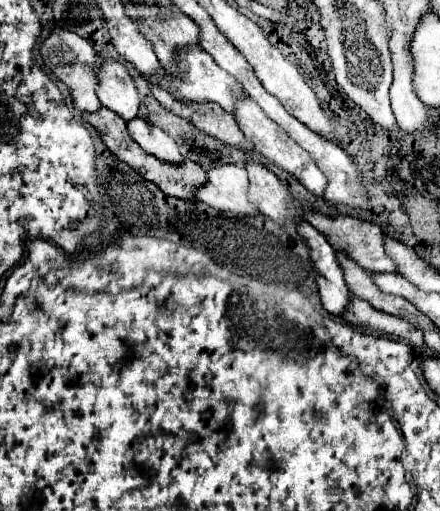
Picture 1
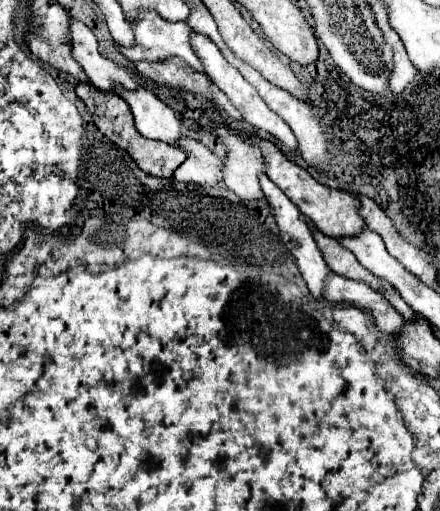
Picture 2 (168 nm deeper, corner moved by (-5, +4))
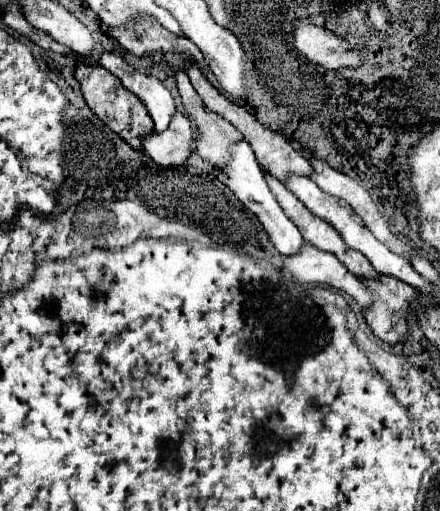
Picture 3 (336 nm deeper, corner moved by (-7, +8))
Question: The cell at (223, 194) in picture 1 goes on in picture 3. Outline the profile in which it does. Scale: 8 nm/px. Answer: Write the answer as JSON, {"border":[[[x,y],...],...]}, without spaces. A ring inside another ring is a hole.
{"border":[[[177,112],[165,132],[151,132],[143,136],[143,150],[161,166],[177,166],[183,164],[195,150],[193,138],[195,134],[189,118]]]}

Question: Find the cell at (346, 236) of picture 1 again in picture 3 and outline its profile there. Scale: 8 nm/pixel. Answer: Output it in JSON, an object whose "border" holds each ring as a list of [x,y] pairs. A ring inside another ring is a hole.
{"border":[[[187,64],[187,70],[185,70],[185,72],[187,72],[187,76],[191,78],[191,84],[193,84],[193,88],[197,90],[197,94],[201,96],[201,100],[205,102],[205,106],[207,106],[209,110],[217,112],[219,116],[223,116],[225,120],[229,120],[229,122],[243,134],[243,138],[251,144],[251,148],[253,148],[259,164],[261,164],[271,176],[275,176],[275,178],[279,178],[279,180],[283,182],[291,172],[301,174],[301,176],[309,176],[309,174],[311,174],[311,164],[309,164],[307,160],[303,160],[303,156],[301,156],[297,150],[293,150],[293,148],[289,146],[289,142],[287,142],[281,134],[277,134],[277,132],[273,132],[271,128],[259,124],[259,120],[257,120],[245,106],[241,106],[241,104],[231,102],[229,98],[225,98],[225,96],[205,78],[205,74],[203,74],[199,68],[195,68],[195,64]]]}

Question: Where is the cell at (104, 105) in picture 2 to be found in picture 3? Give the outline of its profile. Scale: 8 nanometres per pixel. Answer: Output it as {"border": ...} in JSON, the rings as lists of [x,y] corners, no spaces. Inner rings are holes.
{"border":[[[79,64],[75,70],[75,76],[77,76],[77,82],[81,86],[81,94],[87,102],[87,106],[97,114],[97,118],[103,120],[111,130],[115,130],[131,148],[143,150],[141,136],[153,132],[151,116],[147,116],[143,102],[133,92],[127,92],[123,88],[123,84],[119,84],[119,80],[115,76],[111,76],[99,64],[93,64],[93,66],[91,64]]]}

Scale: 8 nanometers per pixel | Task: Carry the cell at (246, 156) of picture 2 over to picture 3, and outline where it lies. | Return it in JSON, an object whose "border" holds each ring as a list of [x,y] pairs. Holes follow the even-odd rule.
{"border":[[[183,70],[175,72],[177,88],[181,94],[183,108],[187,110],[189,118],[197,124],[197,152],[201,158],[209,160],[213,166],[227,164],[229,156],[229,146],[237,140],[243,140],[241,132],[221,118],[219,114],[211,112],[205,108],[205,104],[199,100],[199,94],[189,82],[189,76]]]}

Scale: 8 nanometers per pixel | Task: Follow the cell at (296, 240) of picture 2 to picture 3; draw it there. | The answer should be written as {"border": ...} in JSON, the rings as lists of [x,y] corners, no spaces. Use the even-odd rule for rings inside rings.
{"border":[[[245,140],[233,144],[233,146],[231,146],[231,158],[229,158],[227,166],[225,166],[225,168],[213,168],[213,172],[215,172],[215,176],[217,176],[223,184],[227,184],[227,188],[231,188],[231,192],[237,196],[237,200],[239,200],[241,204],[245,204],[245,208],[251,210],[251,212],[257,216],[257,220],[263,224],[263,228],[265,228],[269,240],[273,242],[273,246],[277,248],[279,254],[291,256],[291,254],[297,254],[297,252],[299,252],[299,248],[301,248],[301,244],[303,244],[303,236],[301,236],[299,228],[283,214],[281,206],[277,204],[275,196],[271,194],[271,190],[269,190],[269,186],[267,186],[267,182],[265,182],[265,174],[263,174],[263,170],[261,170],[259,164],[257,164],[251,146],[249,146]]]}

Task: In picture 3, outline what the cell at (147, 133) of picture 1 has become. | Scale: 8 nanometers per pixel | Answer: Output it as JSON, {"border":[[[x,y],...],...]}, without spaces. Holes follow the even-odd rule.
{"border":[[[103,52],[99,64],[105,70],[109,70],[111,74],[115,74],[127,90],[131,90],[133,94],[137,94],[143,100],[143,104],[147,106],[147,110],[155,122],[157,132],[163,132],[169,126],[171,116],[175,114],[177,108],[175,108],[175,100],[173,100],[171,92],[157,78],[137,72],[121,56],[111,54],[111,52]]]}

